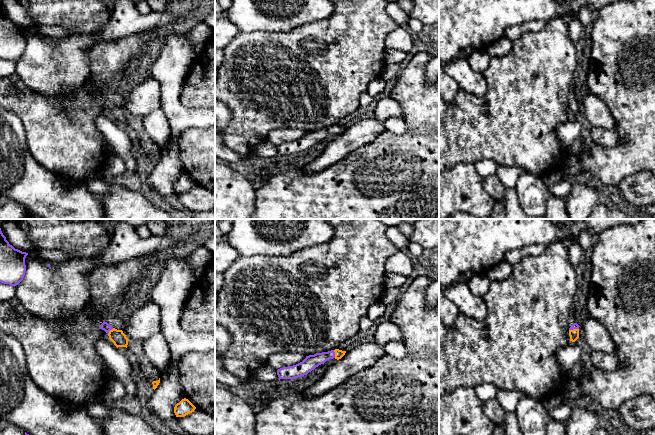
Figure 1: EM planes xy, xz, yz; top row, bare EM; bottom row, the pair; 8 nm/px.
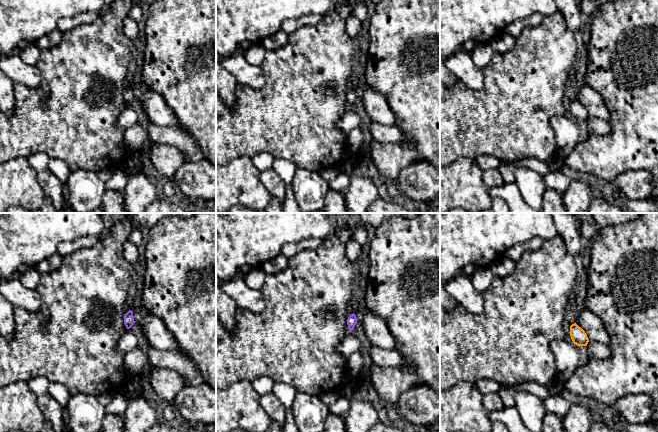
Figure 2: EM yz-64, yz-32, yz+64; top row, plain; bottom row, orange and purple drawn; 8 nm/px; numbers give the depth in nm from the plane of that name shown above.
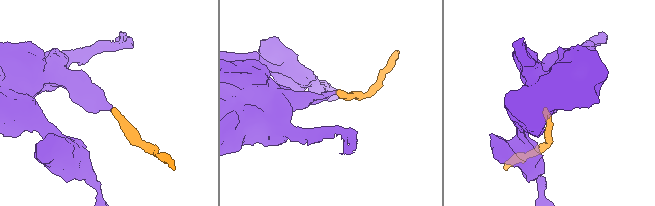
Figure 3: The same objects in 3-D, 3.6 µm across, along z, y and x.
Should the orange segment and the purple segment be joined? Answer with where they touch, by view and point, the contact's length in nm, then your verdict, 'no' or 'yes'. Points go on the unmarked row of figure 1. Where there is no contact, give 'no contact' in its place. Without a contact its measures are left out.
meets orange in xz at (335, 130); contact 70 nm long; yes

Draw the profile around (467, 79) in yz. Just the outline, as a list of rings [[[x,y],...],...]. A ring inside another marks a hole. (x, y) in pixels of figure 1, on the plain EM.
[[[461,55],[450,64],[445,64],[443,68],[457,83],[459,89],[476,96],[486,93],[487,82],[484,74],[473,70],[465,56]]]

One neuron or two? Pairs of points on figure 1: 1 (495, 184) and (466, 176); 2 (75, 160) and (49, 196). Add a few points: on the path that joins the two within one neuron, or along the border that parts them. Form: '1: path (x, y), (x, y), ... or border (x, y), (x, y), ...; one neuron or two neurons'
1: border (482, 178), (483, 188), (495, 200); two neurons
2: border (41, 165), (64, 182); two neurons

